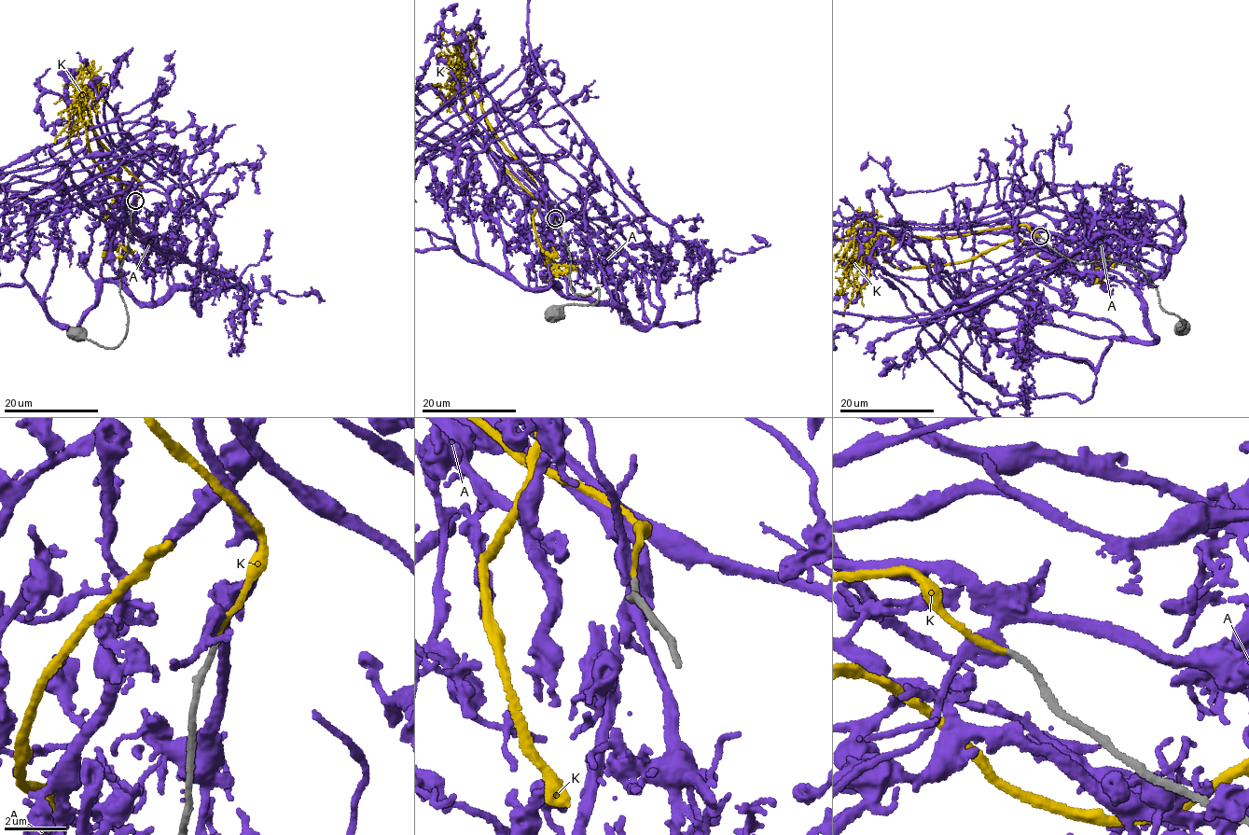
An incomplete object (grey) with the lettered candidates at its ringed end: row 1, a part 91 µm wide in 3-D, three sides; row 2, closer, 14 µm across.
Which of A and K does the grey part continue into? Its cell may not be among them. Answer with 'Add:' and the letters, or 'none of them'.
Add: K

